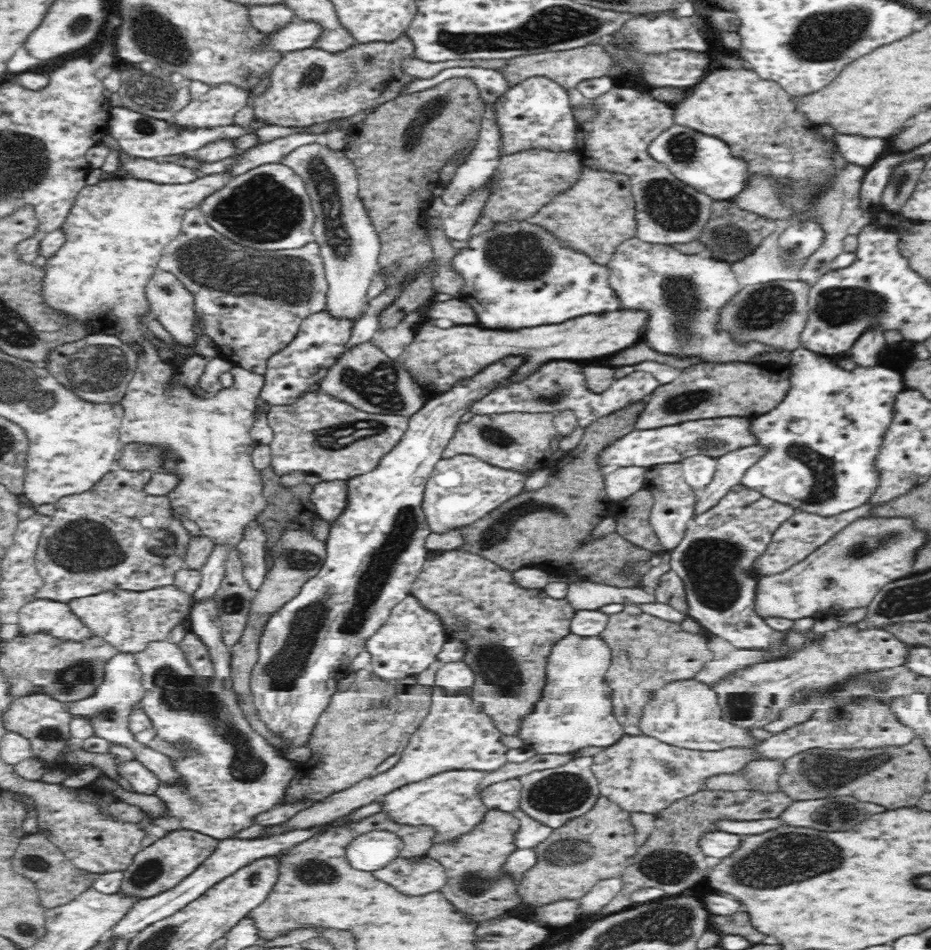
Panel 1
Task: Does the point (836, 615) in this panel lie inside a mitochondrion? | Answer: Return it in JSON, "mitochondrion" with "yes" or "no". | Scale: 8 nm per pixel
{"mitochondrion":"no"}

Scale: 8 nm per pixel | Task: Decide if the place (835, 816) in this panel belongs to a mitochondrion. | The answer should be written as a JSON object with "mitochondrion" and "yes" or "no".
{"mitochondrion":"yes"}

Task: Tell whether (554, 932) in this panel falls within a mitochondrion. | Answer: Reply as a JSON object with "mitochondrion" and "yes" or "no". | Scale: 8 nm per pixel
{"mitochondrion":"no"}

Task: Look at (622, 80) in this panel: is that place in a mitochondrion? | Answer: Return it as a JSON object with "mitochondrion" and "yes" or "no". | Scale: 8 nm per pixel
{"mitochondrion":"no"}

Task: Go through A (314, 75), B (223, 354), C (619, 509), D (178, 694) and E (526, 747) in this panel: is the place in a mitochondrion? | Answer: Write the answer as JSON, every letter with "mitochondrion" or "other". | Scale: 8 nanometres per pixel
{"A":"mitochondrion","B":"other","C":"other","D":"mitochondrion","E":"other"}

